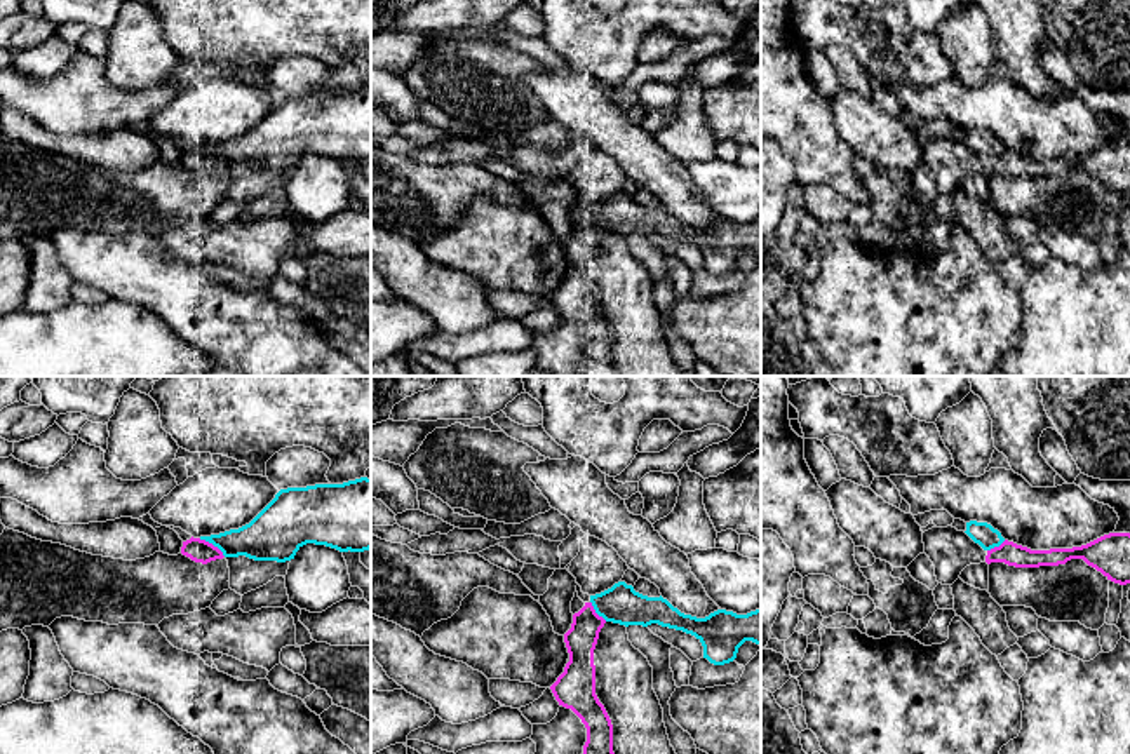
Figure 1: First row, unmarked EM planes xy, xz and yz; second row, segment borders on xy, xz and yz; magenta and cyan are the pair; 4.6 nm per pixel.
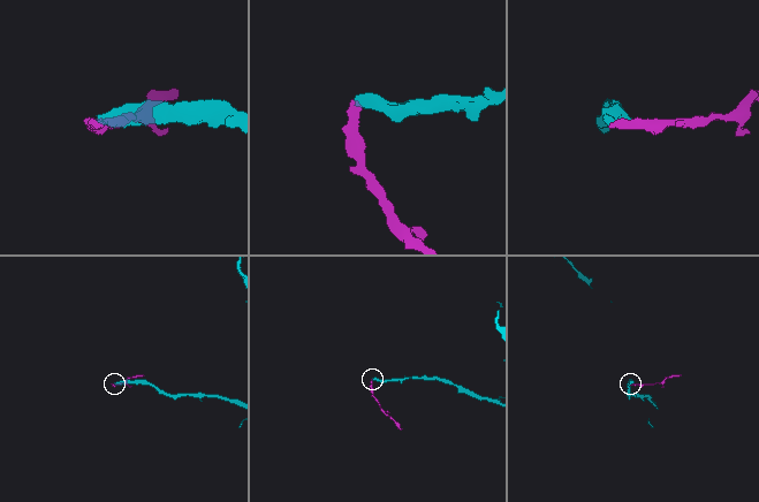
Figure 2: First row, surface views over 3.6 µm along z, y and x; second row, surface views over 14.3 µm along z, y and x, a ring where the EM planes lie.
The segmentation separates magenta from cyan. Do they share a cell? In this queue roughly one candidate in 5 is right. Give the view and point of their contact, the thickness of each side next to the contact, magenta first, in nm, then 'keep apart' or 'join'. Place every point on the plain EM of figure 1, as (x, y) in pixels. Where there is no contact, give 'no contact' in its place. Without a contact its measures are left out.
xy (211, 154) | 110/200 nm | keep apart

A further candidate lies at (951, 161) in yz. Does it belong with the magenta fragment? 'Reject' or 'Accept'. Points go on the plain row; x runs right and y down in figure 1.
Accept

